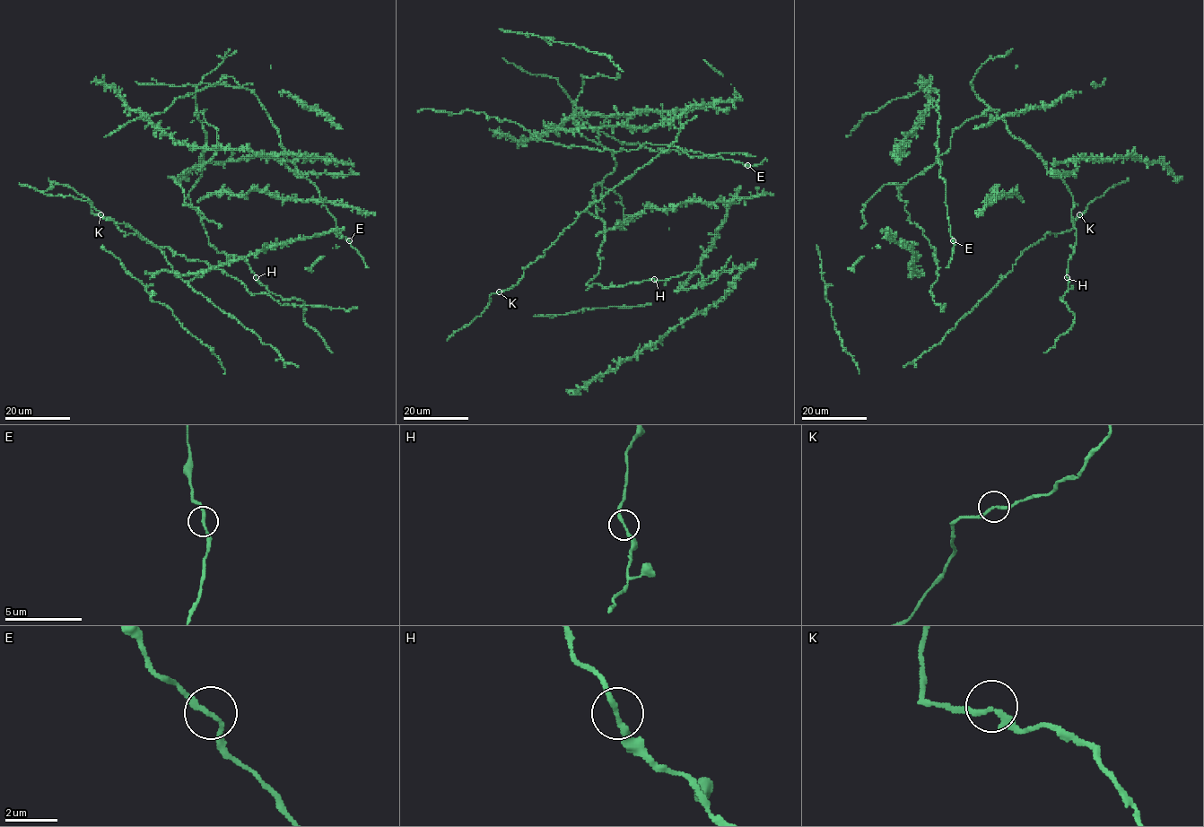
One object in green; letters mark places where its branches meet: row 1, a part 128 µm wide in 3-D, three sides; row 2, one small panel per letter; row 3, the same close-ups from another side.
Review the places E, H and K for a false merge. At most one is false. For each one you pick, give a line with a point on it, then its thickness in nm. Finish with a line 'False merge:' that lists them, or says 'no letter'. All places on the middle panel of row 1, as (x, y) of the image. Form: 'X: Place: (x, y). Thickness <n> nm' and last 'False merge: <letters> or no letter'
False merge: no letter

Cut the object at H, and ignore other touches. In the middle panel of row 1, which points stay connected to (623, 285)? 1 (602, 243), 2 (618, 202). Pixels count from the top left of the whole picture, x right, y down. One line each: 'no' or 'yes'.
1: yes
2: yes

